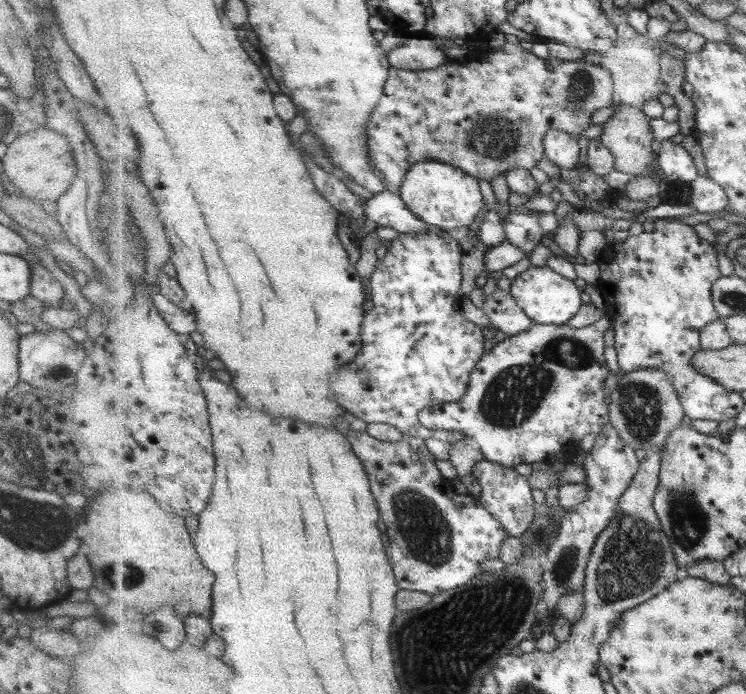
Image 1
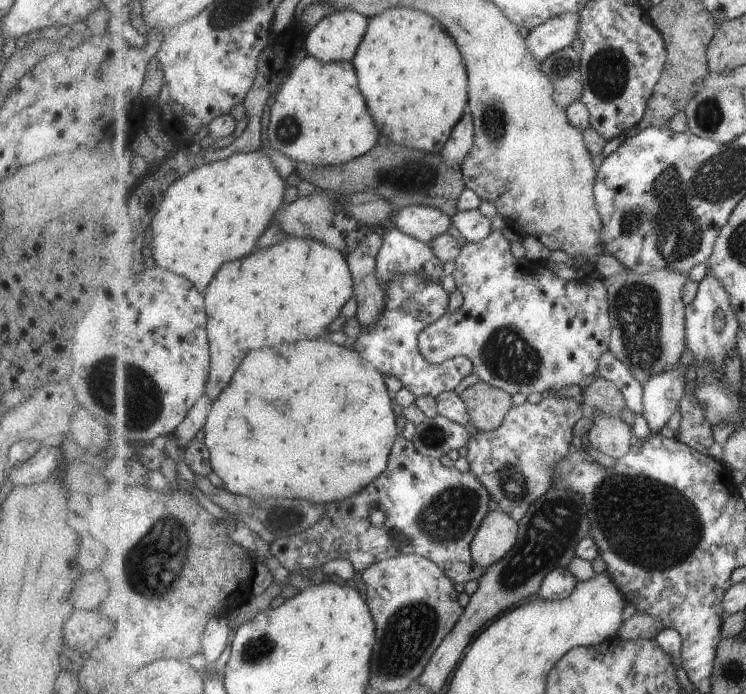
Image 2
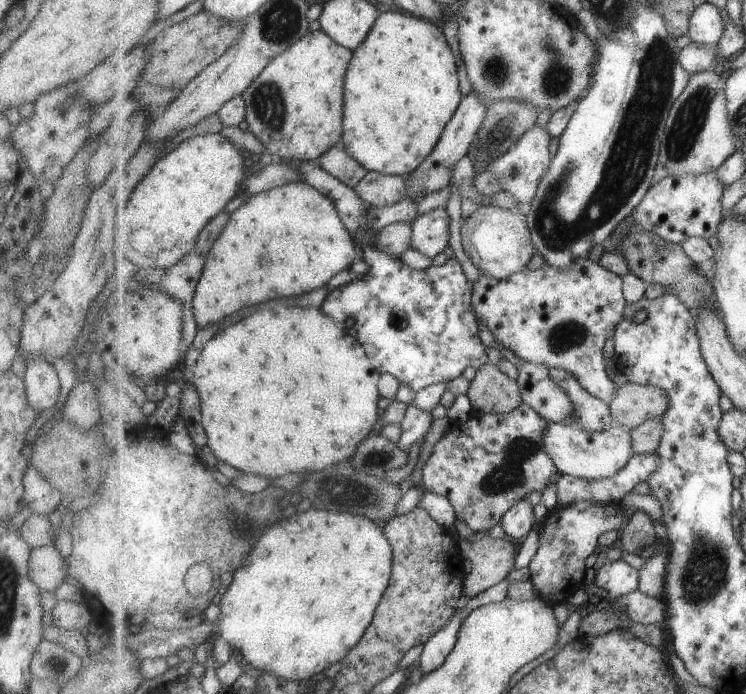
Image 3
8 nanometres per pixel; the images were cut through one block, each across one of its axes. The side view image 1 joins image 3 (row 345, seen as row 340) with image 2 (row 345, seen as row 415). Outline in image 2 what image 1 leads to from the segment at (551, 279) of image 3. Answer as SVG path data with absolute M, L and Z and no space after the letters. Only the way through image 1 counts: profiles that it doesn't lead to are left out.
M493 231L483 242L467 242L463 246L463 250L460 250L457 260L454 260L454 269L451 273L455 276L455 282L457 282L457 288L463 292L464 301L463 306L455 312L447 311L447 314L443 318L439 318L435 324L431 324L429 328L425 328L420 335L420 347L423 356L431 362L431 364L443 364L445 360L449 358L455 358L457 356L466 356L474 361L475 372L479 376L479 380L499 388L499 390L505 390L509 394L525 394L528 396L533 392L550 391L551 393L559 392L567 386L584 386L597 374L599 368L599 361L602 356L610 352L610 340L612 333L612 322L610 317L610 298L607 292L607 286L603 284L601 278L597 280L591 280L591 282L579 282L577 279L565 280L561 278L557 272L553 272L549 265L546 263L533 262L525 258L514 258L510 251L511 241L507 240L501 231Z

